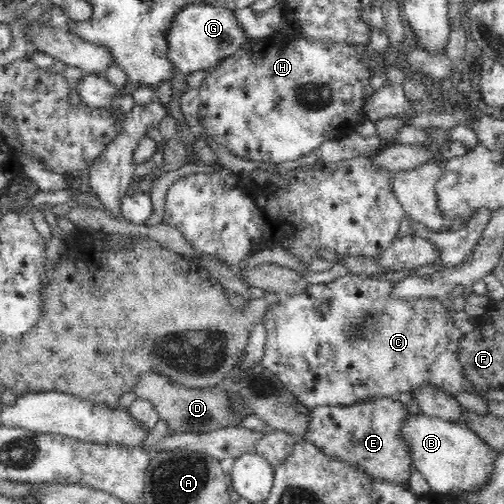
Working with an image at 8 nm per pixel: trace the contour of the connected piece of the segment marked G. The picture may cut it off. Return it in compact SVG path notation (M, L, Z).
M200 2L184 4L166 30L167 55L176 70L188 75L196 70L206 70L212 66L215 68L223 59L233 55L248 39L229 8Z

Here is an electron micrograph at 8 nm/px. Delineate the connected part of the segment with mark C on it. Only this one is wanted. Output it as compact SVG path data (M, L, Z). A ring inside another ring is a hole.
M347 274L328 283L311 284L306 286L304 290L300 290L300 292L283 295L272 306L264 305L262 316L264 323L262 324L265 329L266 343L260 363L265 366L266 370L273 372L280 379L280 382L300 401L302 406L309 409L338 404L350 406L350 404L360 402L364 398L372 398L372 396L391 397L397 395L398 392L410 392L412 388L416 388L420 384L430 384L451 394L462 392L462 390L468 392L472 390L472 385L466 381L466 375L462 371L462 365L460 365L458 353L456 353L458 342L460 342L463 333L454 327L453 317L448 313L448 310L438 299L432 299L431 297L392 299L388 295L392 286L394 286L394 283L388 282L388 280L375 279L364 274Z

